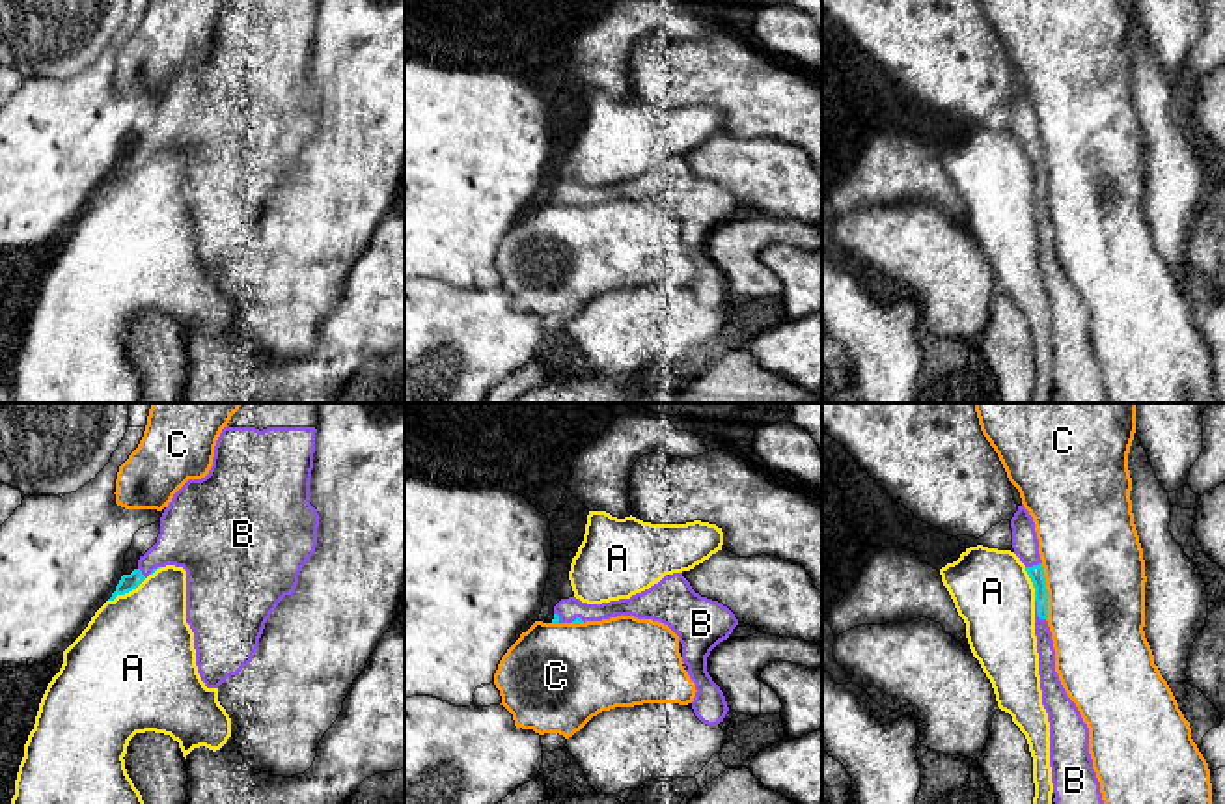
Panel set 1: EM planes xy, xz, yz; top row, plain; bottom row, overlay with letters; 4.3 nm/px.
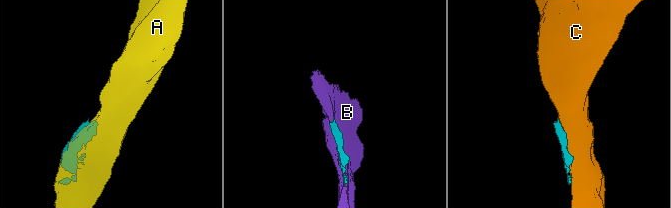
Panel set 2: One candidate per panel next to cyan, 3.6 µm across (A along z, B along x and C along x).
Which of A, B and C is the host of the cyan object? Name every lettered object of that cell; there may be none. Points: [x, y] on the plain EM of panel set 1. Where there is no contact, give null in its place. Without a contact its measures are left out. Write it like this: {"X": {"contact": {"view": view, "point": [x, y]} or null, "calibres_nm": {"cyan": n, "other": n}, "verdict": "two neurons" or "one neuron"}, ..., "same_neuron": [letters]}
{"A": {"contact": {"view": "xy", "point": [127, 174]}, "calibres_nm": {"cyan": 70, "other": 480}, "verdict": "two neurons"}, "B": {"contact": {"view": "yz", "point": [1037, 193]}, "calibres_nm": {"cyan": 70, "other": 80}, "verdict": "one neuron"}, "C": {"contact": {"view": "yz", "point": [1046, 174]}, "calibres_nm": {"cyan": 70, "other": 440}, "verdict": "two neurons"}, "same_neuron": ["B"]}

